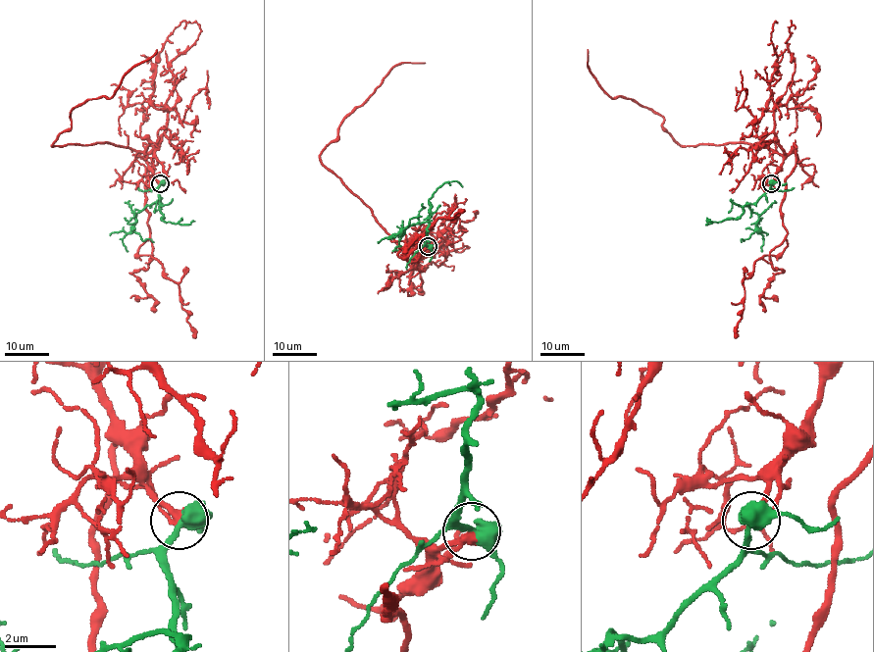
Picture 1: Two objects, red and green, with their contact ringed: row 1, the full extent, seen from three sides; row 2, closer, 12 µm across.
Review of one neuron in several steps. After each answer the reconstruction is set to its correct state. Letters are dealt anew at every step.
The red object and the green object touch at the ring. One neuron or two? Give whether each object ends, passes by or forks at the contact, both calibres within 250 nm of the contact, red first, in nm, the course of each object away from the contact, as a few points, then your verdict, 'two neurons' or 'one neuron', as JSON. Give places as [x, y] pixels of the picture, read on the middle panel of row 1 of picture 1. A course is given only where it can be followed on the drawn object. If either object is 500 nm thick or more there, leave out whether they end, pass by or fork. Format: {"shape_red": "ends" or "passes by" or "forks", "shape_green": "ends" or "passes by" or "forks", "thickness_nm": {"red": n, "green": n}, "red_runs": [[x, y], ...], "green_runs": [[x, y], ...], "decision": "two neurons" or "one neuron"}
{"shape_red": "ends", "shape_green": "forks", "thickness_nm": {"red": 360, "green": 380}, "red_runs": [[428, 246], [414, 258], [401, 247], [320, 157], [338, 139], [343, 120], [395, 65], [425, 62]], "green_runs": [[428, 246], [428, 222], [411, 225], [401, 232], [411, 219], [421, 217]], "decision": "one neuron"}

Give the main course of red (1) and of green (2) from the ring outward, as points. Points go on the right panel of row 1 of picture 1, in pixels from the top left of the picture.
1: (771, 182), (783, 156), (746, 143), (682, 146), (651, 110), (631, 99), (611, 97), (590, 72), (587, 50)
2: (771, 182), (769, 189), (754, 203), (746, 203), (758, 215), (757, 229), (742, 241)

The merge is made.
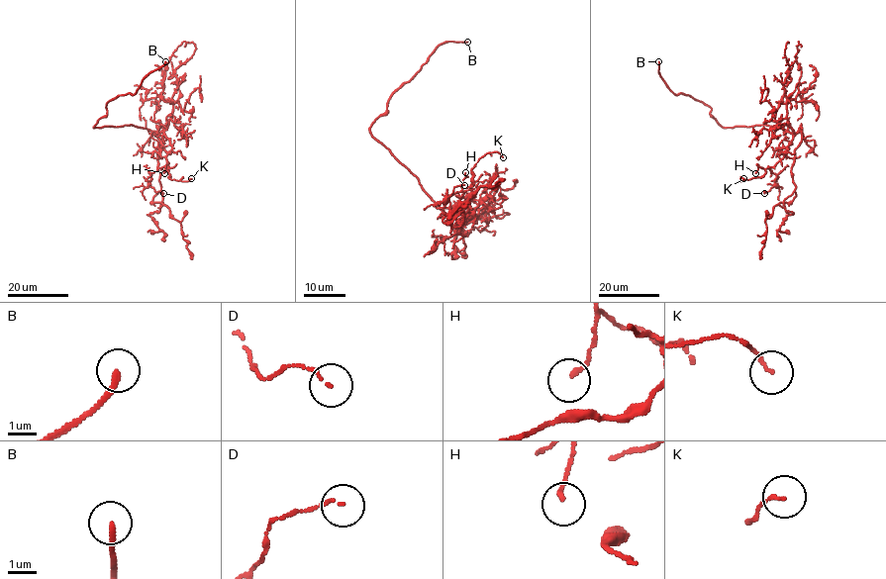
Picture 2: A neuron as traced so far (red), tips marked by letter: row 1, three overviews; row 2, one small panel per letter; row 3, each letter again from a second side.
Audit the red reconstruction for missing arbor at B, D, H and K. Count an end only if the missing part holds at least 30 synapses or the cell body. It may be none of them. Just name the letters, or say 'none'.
B

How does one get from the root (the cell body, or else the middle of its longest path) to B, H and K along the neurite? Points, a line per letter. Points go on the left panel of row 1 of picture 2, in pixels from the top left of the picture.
B: (144, 128), (94, 126), (107, 114), (109, 101), (121, 95), (134, 94), (141, 81), (165, 61)
H: (144, 128), (157, 133), (167, 153), (168, 167), (161, 168), (164, 167), (164, 173)
K: (144, 128), (157, 133), (167, 153), (168, 178), (178, 181), (191, 178)

